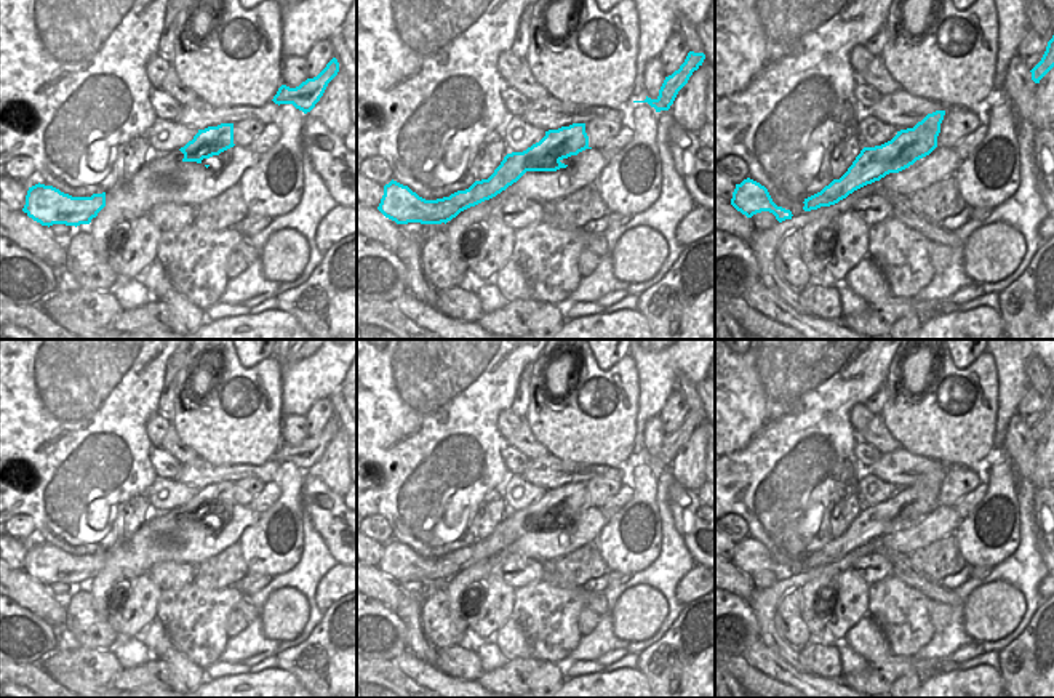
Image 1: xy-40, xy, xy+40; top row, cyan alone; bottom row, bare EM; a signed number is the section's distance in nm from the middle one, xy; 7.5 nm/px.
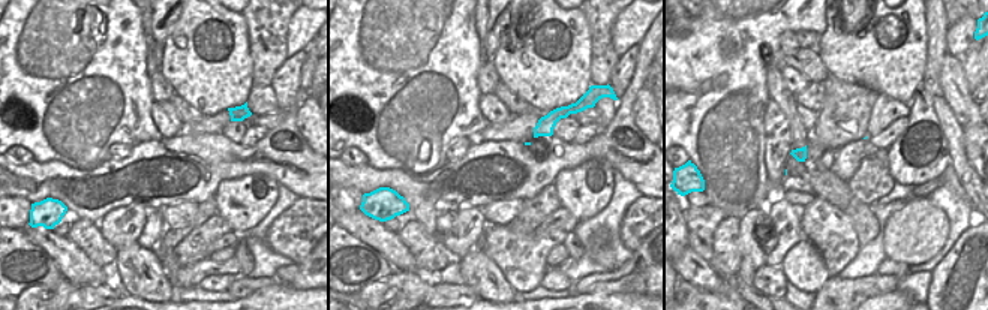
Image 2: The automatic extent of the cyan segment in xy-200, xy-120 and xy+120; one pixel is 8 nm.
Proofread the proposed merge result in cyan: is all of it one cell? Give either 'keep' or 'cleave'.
cleave

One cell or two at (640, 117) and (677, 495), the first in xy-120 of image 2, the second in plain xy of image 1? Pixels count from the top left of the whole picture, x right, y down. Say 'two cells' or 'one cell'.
two cells

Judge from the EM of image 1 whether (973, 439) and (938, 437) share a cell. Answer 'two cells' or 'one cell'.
one cell

